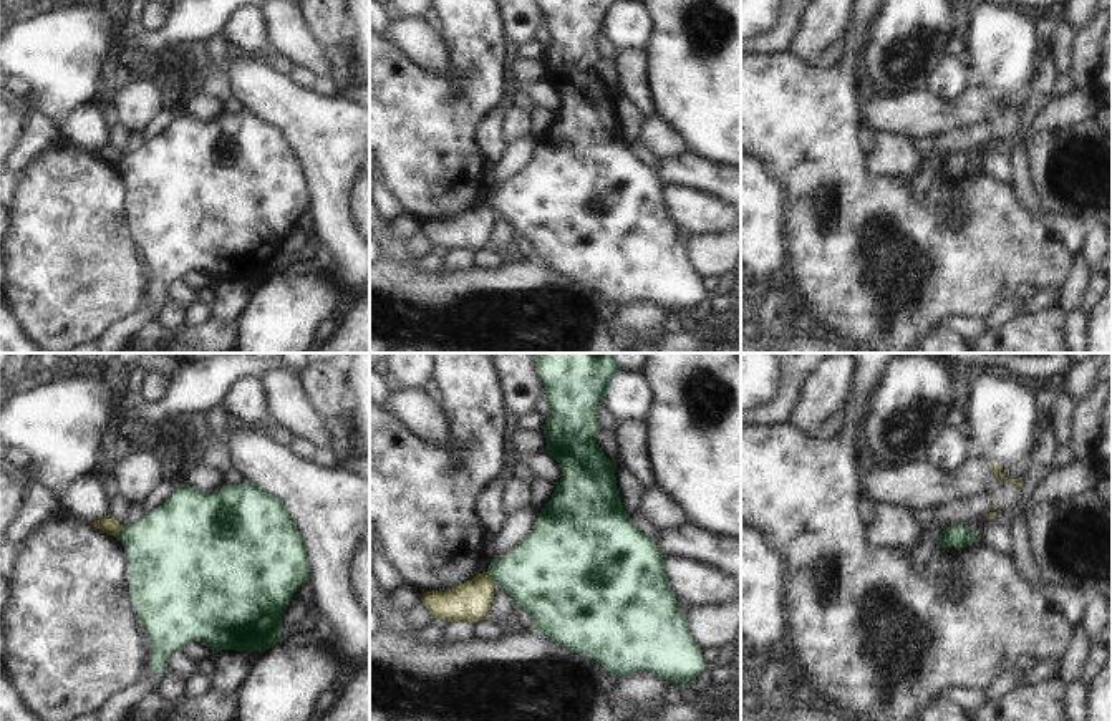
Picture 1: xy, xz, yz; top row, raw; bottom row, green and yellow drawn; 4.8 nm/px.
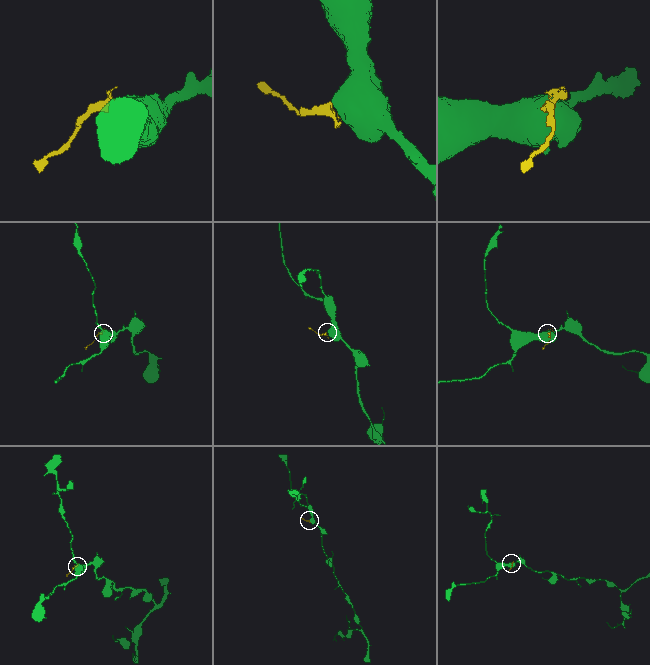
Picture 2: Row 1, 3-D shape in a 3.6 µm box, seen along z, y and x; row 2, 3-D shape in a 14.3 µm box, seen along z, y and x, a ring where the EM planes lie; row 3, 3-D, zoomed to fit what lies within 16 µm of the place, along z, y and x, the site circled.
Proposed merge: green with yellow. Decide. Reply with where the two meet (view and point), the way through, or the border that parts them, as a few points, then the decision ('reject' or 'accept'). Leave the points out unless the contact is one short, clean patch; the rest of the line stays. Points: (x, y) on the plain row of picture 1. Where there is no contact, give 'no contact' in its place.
contact xy (121, 159); border xy (123, 154), (116, 164); reject

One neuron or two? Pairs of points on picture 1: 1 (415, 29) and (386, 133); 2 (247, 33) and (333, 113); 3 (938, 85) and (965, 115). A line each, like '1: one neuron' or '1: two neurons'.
1: two neurons
2: two neurons
3: two neurons

